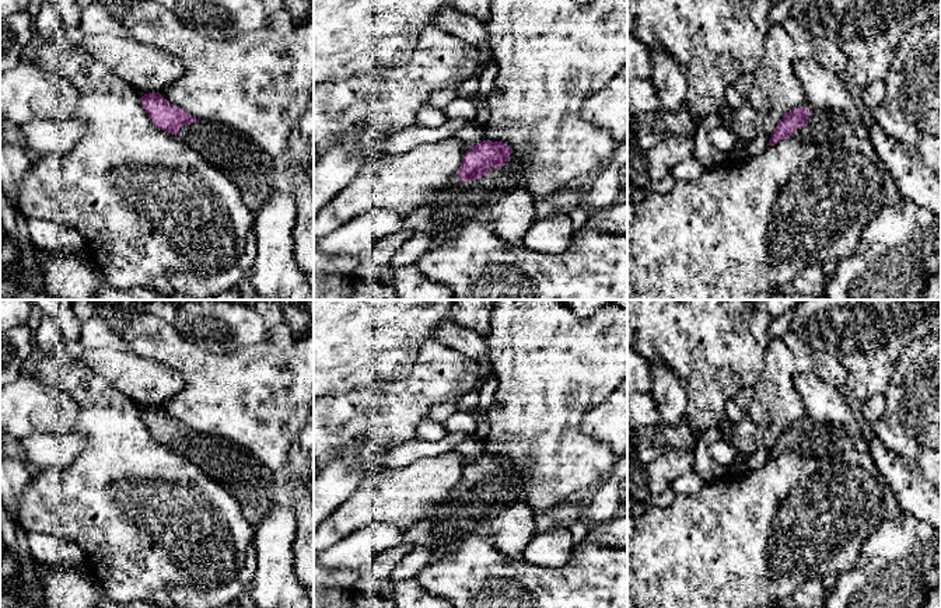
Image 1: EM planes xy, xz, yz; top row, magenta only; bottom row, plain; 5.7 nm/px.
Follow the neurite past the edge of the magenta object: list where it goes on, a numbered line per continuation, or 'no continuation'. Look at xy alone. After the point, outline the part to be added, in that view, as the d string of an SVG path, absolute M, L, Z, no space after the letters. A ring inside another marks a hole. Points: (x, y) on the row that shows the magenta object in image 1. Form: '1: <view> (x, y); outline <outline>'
1: xy (256, 174); outline M199 120L183 125L178 136L228 177L252 216L273 192L286 188L283 157L269 154L241 130L209 129Z

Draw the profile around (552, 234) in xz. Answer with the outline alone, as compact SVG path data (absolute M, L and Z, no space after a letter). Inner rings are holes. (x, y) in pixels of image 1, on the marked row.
M555 213L535 220L525 235L524 247L536 254L560 254L574 235L569 213Z

